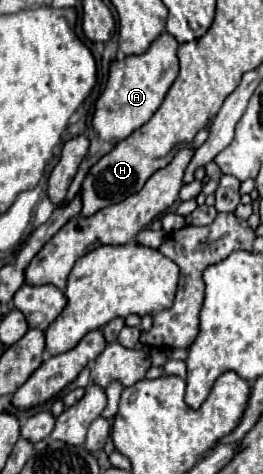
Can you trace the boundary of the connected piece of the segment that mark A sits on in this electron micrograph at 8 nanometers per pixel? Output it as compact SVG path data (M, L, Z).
M162 33L146 53L142 55L128 55L122 61L114 61L110 67L110 77L104 93L96 101L96 111L92 117L92 127L90 127L90 151L88 157L84 157L70 189L68 189L68 199L70 201L82 187L82 181L88 173L88 169L98 163L106 153L110 153L118 141L126 139L132 131L140 129L162 105L170 85L178 77L178 41L170 33Z

